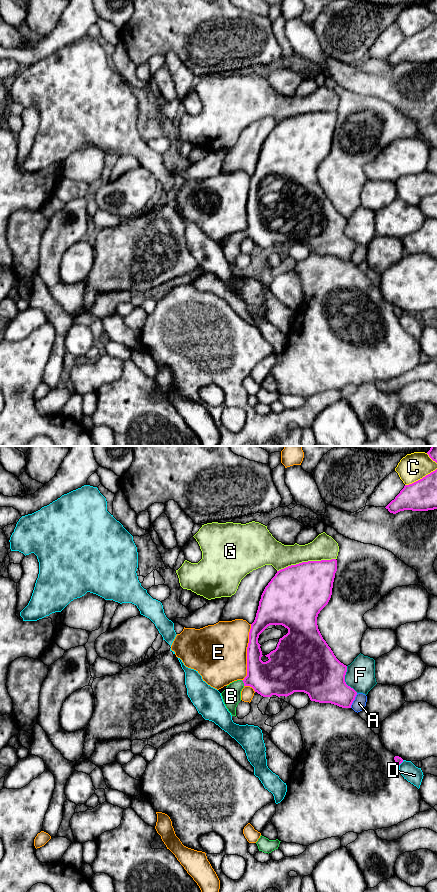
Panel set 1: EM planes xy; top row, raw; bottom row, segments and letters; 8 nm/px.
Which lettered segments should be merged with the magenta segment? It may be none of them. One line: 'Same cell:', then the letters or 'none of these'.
Same cell: B

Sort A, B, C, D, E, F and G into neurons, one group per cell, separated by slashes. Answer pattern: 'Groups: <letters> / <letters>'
Groups: A / B / C / D / E / F / G

